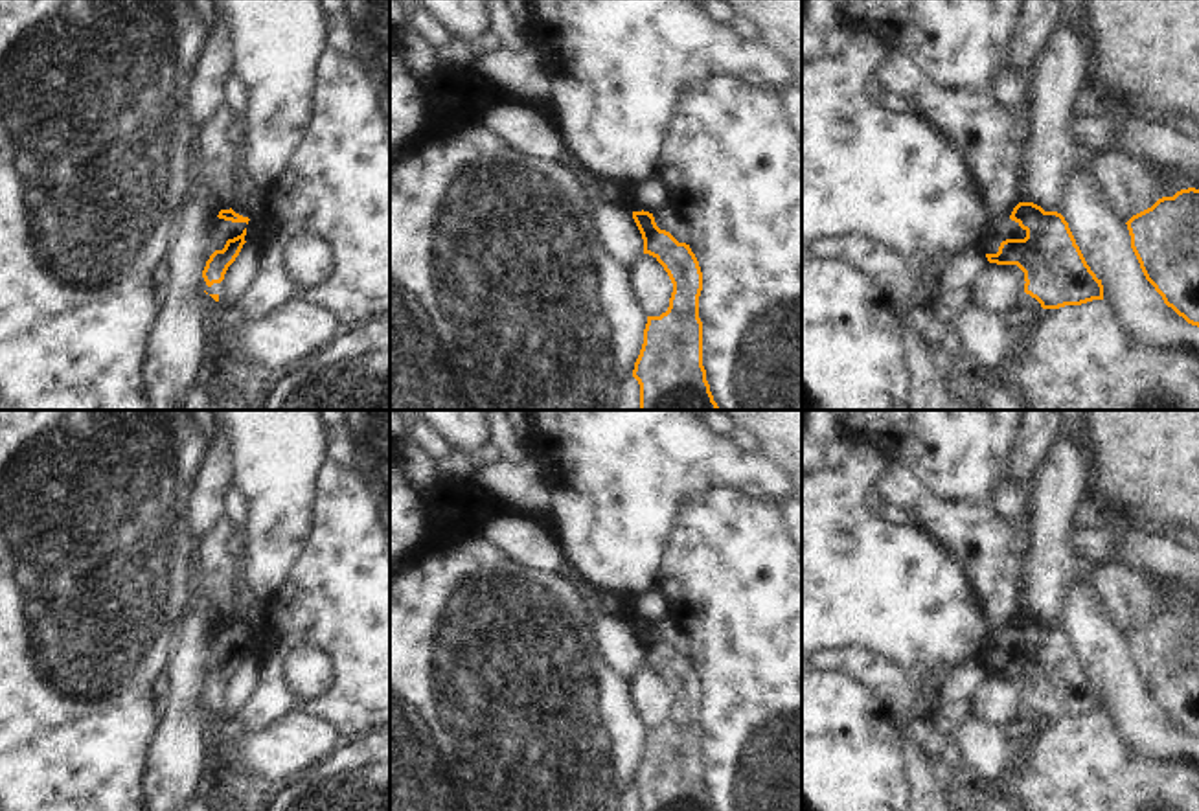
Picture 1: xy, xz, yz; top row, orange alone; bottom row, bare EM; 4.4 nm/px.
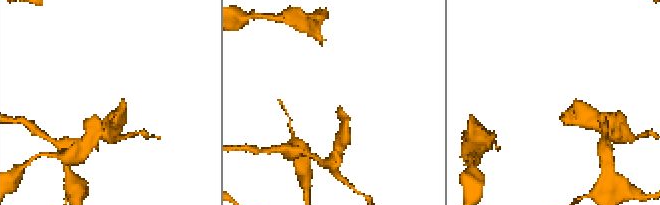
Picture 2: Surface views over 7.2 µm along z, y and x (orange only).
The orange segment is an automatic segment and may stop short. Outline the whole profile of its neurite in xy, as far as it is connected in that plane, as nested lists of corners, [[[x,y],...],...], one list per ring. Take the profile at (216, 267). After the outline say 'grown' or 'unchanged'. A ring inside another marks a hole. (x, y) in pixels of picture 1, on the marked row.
[[[232,208],[208,219],[197,261],[178,268],[186,276],[180,281],[182,289],[199,289],[219,302],[221,281],[246,243],[248,221]]]; grown

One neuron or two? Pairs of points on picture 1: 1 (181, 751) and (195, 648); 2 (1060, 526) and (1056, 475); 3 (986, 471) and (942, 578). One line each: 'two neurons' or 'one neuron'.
1: one neuron
2: one neuron
3: two neurons

